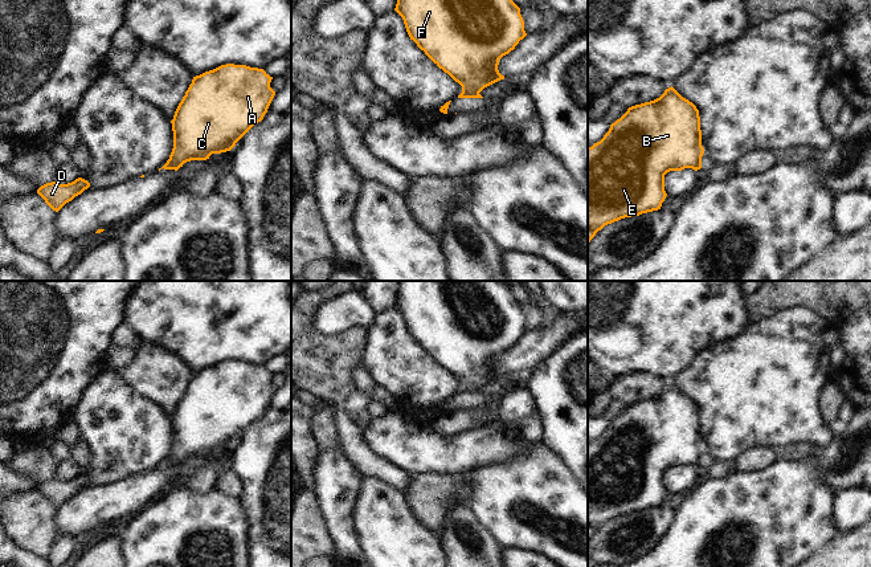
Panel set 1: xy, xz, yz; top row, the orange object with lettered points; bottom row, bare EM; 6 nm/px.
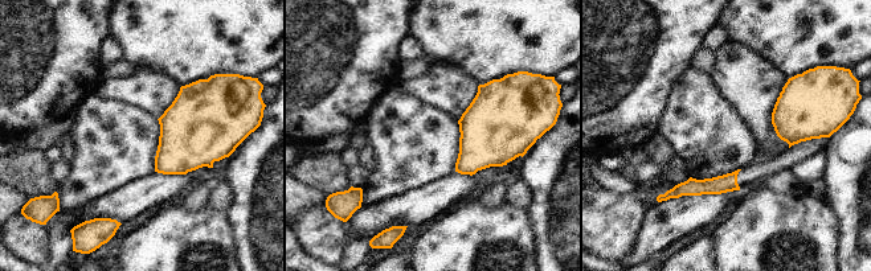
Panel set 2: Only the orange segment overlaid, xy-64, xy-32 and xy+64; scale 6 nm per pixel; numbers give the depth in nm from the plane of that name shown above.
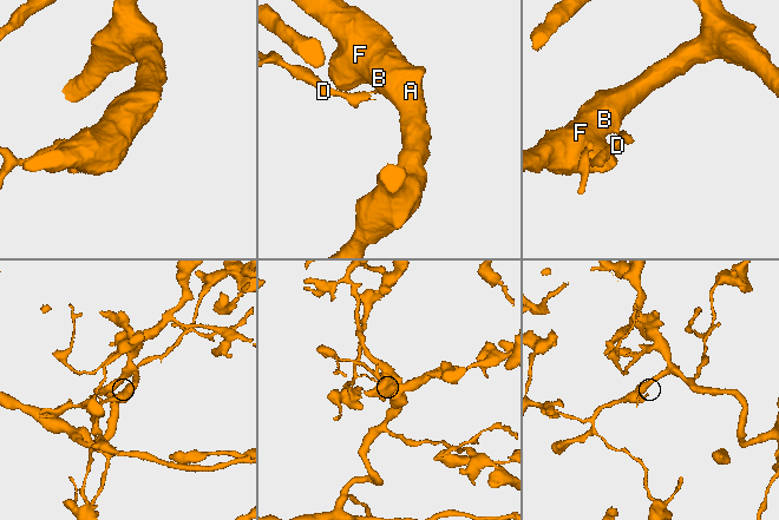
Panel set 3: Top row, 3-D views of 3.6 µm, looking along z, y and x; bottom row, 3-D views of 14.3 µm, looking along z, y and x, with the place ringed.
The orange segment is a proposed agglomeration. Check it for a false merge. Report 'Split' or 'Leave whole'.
Split.

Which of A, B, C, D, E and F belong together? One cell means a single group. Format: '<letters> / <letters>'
A B C E F / D

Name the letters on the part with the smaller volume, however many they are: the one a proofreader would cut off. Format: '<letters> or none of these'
D

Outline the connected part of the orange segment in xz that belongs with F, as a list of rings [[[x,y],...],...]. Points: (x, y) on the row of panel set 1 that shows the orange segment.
[[[397,0],[394,11],[402,17],[410,40],[467,94],[504,79],[498,70],[499,60],[527,36],[520,8],[512,0]]]

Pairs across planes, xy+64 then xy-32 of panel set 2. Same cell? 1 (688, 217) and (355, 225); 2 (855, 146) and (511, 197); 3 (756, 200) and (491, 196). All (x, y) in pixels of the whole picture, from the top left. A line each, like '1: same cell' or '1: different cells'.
1: same cell
2: different cells
3: different cells

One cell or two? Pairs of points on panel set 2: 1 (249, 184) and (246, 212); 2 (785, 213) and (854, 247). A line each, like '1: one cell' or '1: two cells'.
1: one cell
2: two cells

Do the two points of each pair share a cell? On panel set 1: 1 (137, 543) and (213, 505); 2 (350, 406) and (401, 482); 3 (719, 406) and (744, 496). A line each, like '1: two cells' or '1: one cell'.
1: one cell
2: two cells
3: one cell

